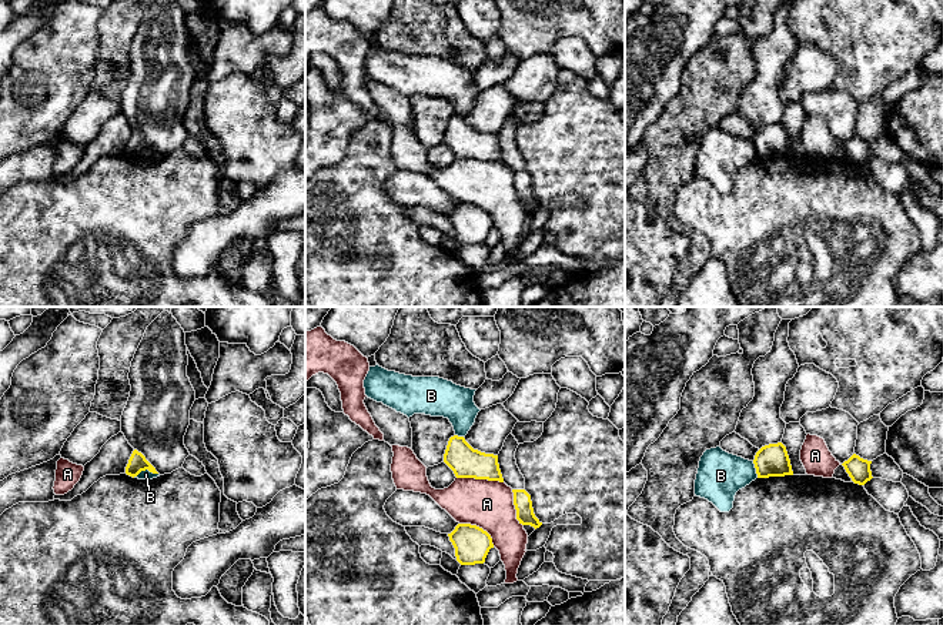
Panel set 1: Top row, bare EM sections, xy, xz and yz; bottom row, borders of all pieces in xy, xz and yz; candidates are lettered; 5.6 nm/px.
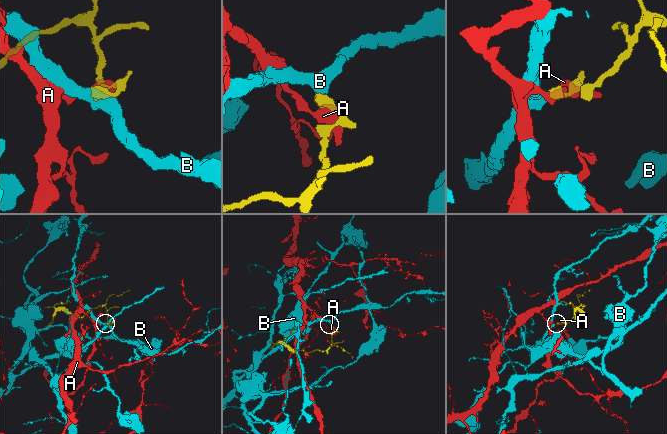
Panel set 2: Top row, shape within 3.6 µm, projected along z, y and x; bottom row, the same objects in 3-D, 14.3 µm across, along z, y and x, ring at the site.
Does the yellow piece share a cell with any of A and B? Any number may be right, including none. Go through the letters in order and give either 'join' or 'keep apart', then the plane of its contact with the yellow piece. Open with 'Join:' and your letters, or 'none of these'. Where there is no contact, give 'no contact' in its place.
Join: none of these
A: keep apart | xz
B: keep apart | xy

